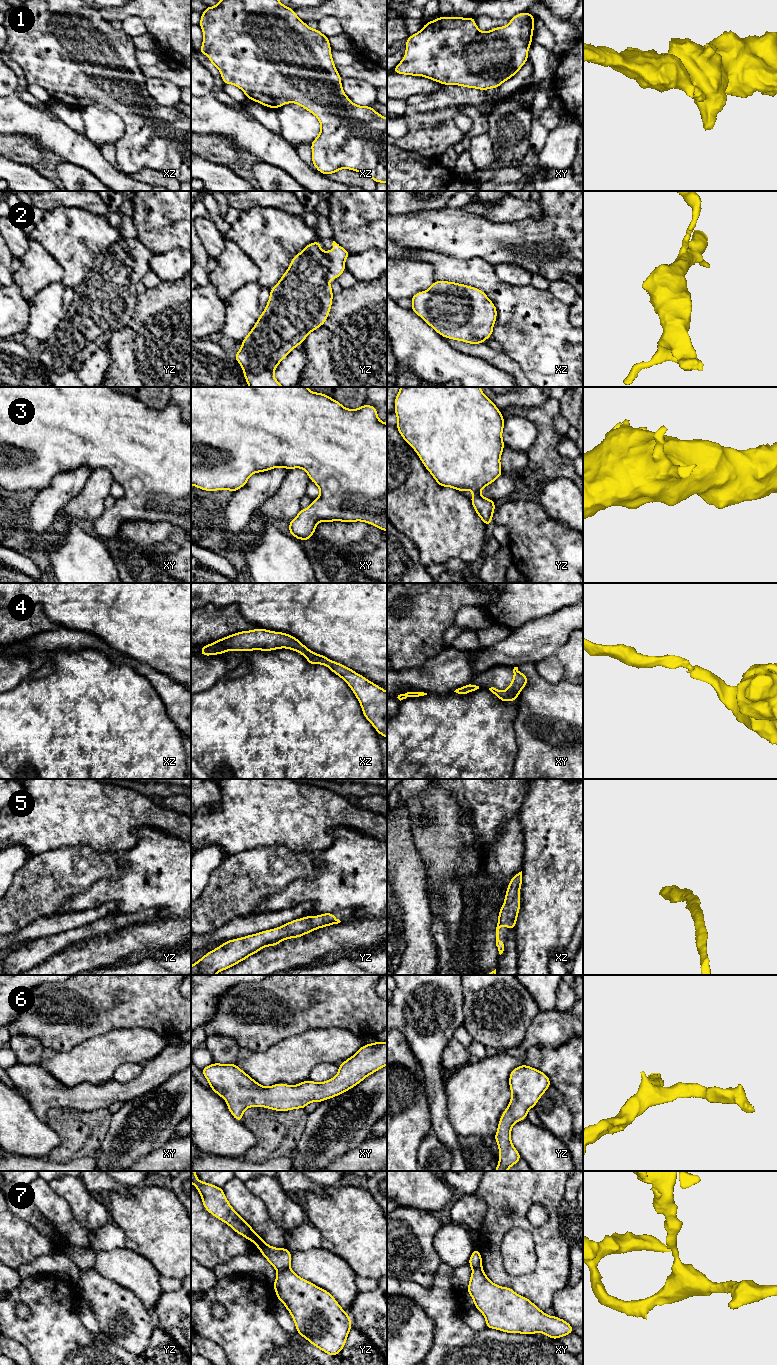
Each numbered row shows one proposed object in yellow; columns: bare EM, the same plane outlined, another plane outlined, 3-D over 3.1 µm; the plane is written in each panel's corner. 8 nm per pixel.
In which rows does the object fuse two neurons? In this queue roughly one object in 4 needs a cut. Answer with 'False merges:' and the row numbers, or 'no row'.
False merges: 7

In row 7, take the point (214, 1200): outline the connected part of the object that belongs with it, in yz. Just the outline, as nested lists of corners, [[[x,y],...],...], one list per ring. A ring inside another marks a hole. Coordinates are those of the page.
[[[191,1171],[191,1183],[197,1188],[204,1208],[210,1214],[229,1225],[236,1233],[247,1240],[251,1240],[277,1271],[290,1268],[290,1250],[287,1248],[274,1248],[268,1245],[232,1208],[223,1188],[198,1180],[195,1171]]]

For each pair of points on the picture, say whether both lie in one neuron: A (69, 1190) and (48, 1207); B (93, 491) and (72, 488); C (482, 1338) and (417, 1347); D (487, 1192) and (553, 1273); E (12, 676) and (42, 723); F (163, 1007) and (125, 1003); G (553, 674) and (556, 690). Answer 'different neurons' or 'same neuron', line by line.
A: different neurons
B: different neurons
C: different neurons
D: same neuron
E: different neurons
F: same neuron
G: different neurons

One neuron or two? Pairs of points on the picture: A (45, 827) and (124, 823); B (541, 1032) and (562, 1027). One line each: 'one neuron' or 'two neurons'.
A: one neuron
B: one neuron

